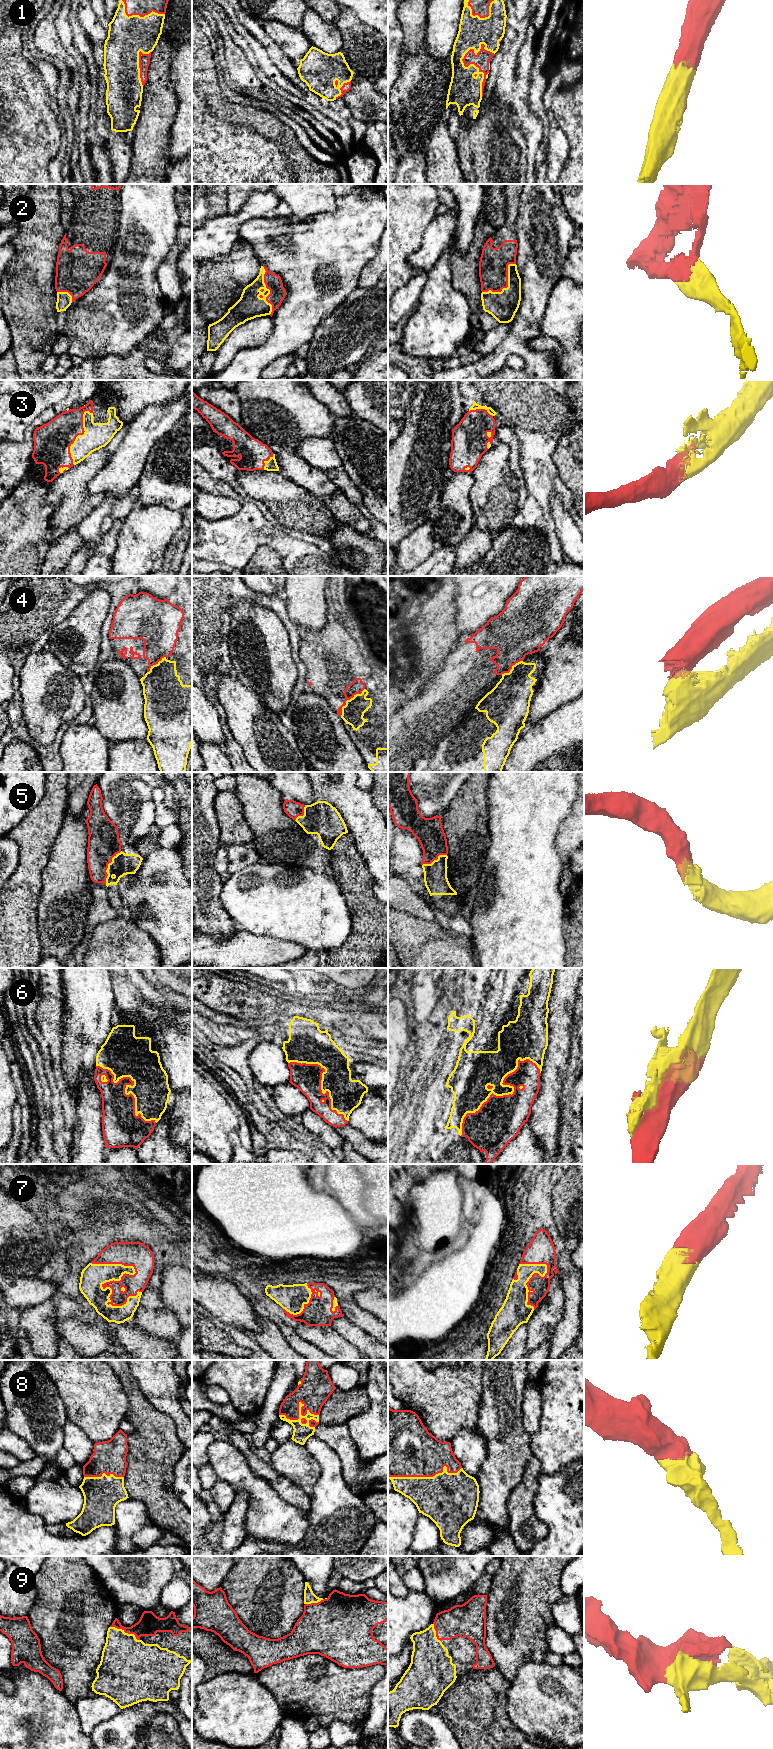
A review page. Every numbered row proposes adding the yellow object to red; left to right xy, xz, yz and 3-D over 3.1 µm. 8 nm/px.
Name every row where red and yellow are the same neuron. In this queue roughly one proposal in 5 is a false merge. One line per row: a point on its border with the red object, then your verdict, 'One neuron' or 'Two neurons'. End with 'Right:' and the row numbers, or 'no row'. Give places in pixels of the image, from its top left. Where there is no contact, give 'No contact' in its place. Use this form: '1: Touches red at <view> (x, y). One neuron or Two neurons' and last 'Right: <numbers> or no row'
1: Touches red at yz (469, 64). One neuron
2: Touches red at yz (507, 285). One neuron
3: Touches red at xy (78, 434). One neuron
4: Touches red at xz (348, 699). Two neurons
5: Touches red at xy (107, 866). One neuron
6: Touches red at yz (507, 1095). One neuron
7: Touches red at xy (113, 1280). One neuron
8: Touches red at xz (298, 1418). One neuron
9: Touches red at xy (125, 1632). One neuron
Right: 1, 2, 3, 5, 6, 7, 8, 9

